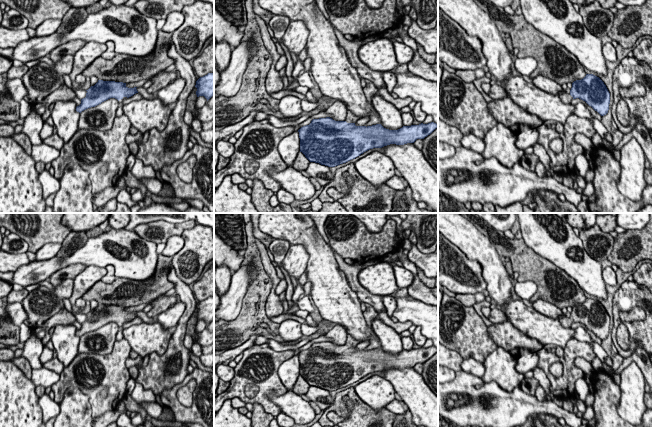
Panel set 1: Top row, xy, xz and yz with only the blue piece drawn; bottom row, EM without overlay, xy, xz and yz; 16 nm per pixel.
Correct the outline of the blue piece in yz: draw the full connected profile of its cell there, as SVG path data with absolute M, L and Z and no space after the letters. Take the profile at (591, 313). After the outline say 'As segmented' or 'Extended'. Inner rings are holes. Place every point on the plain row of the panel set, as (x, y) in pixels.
M586 298L583 303L574 305L570 317L563 315L559 317L559 321L564 328L571 328L573 323L579 322L601 340L609 334L610 317L604 306L593 298Z. Extended

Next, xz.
M349 334L344 345L335 345L330 341L313 343L309 349L298 354L300 376L310 386L335 391L373 372L414 367L417 363L424 363L438 351L431 346L389 354L381 348L356 350L358 343L360 342Z. Extended

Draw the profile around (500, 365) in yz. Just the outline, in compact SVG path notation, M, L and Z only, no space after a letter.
M498 347L483 362L485 373L481 379L484 383L495 381L502 389L512 392L524 379L524 374L516 371L516 364L516 356Z

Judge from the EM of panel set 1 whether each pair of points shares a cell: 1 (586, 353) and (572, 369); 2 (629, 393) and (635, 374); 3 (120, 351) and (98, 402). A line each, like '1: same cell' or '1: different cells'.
1: same cell
2: same cell
3: same cell

